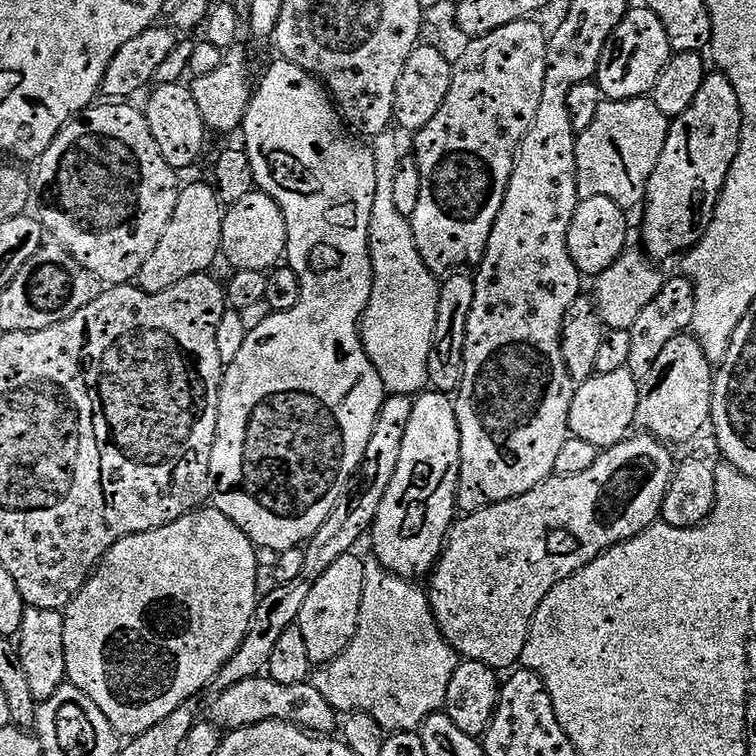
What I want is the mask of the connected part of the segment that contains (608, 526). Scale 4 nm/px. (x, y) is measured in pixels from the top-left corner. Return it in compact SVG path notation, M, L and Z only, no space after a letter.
M651 434L629 435L616 444L603 449L597 455L595 462L588 469L580 473L568 475L553 474L547 480L543 480L538 486L534 486L528 492L515 496L509 500L503 500L497 504L490 504L487 508L477 508L469 512L463 518L457 519L452 525L448 539L444 541L444 550L440 559L436 561L436 567L430 573L432 588L427 589L428 601L432 607L432 613L436 619L436 625L440 627L442 635L451 642L461 657L469 660L477 660L483 664L490 664L497 670L508 668L512 663L519 661L524 654L524 644L528 641L528 629L532 627L532 619L538 610L538 606L546 598L546 594L552 589L557 580L571 576L585 564L596 559L602 552L607 552L615 544L622 544L625 540L631 540L639 532L651 528L657 523L660 516L660 504L664 501L664 494L668 489L668 482L672 477L672 465L674 463L674 452L665 441L657 439Z

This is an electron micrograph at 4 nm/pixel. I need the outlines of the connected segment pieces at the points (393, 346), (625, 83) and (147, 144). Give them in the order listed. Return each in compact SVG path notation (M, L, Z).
M411 227L369 228L368 249L372 259L372 293L370 302L363 305L358 325L364 352L378 370L385 393L412 398L429 387L430 342L442 292L436 285L437 277L422 262L422 254L418 254Z
M647 6L629 7L602 50L595 83L600 83L601 90L605 92L603 95L611 100L648 96L658 82L658 74L662 74L666 62L673 55L672 43L668 40L666 30L662 30L662 22L658 22L658 14Z
M93 102L78 114L66 118L66 126L62 126L62 130L58 130L54 142L50 142L47 150L35 161L36 172L34 168L30 176L30 184L35 191L36 188L40 191L40 212L38 211L38 219L51 235L52 232L56 235L53 236L55 243L61 244L62 247L66 248L72 257L90 275L96 277L97 281L103 282L108 286L115 286L135 281L139 277L142 265L146 263L146 258L150 258L150 254L154 254L154 246L158 246L162 234L166 234L166 226L170 226L170 218L174 218L174 206L178 206L182 180L176 177L179 176L177 169L171 168L166 162L166 158L162 158L162 150L158 150L158 142L154 142L154 134L150 134L147 115L141 109L139 112L132 105L132 102L100 103Z

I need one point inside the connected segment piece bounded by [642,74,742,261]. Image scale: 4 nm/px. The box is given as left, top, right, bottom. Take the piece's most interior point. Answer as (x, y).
(697, 156)

